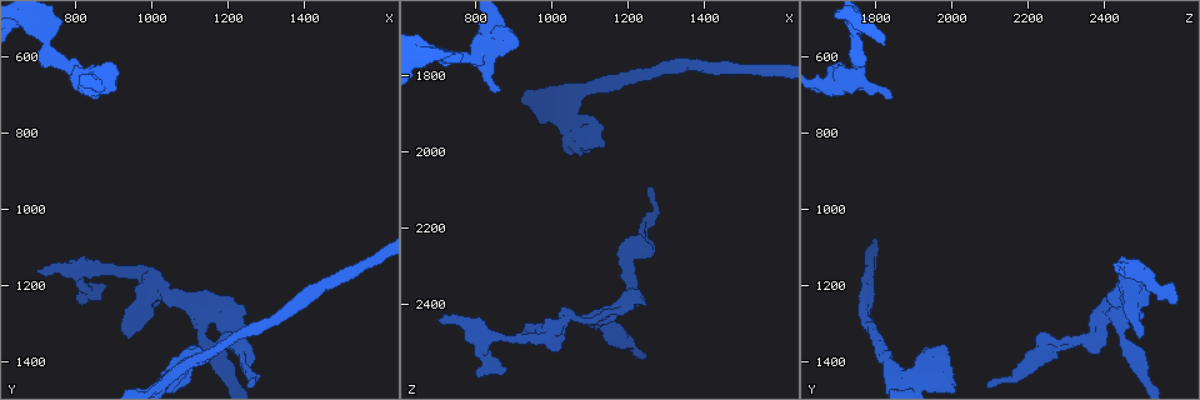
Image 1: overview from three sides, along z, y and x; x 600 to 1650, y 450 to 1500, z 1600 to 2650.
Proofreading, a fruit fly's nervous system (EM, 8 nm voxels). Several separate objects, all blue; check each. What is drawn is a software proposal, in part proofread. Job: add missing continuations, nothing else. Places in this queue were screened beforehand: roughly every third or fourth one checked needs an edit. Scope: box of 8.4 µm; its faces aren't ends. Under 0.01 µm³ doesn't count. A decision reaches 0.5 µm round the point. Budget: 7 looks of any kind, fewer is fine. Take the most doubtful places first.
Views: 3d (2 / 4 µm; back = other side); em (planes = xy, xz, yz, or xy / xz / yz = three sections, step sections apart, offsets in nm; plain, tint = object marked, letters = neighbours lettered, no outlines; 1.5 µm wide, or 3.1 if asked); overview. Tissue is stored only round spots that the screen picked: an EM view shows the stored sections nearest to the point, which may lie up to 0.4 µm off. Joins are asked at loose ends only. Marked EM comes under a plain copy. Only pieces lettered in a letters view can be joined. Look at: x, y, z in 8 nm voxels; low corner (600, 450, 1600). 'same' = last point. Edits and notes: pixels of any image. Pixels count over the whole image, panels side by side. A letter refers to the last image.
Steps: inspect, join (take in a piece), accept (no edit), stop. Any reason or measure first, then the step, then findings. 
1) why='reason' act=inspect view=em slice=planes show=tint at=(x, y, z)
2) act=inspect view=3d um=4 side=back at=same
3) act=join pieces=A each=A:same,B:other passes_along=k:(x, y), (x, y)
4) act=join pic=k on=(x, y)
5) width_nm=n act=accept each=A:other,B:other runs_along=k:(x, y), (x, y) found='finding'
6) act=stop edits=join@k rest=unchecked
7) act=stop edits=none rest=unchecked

why='an open end' act=inspect view=3d um=4 at=(695, 1165, 2440)

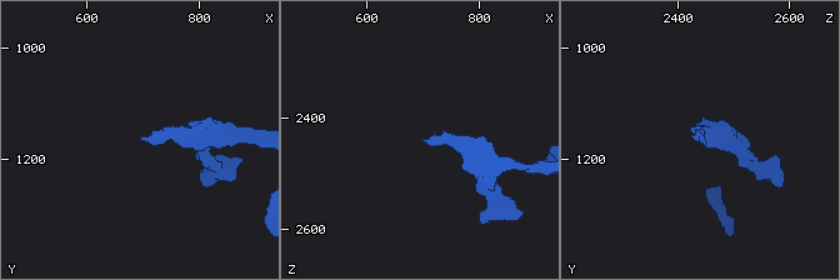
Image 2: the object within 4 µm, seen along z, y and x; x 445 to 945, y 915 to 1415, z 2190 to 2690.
why='shape alone is not enough' act=inspect view=em slice=planes show=tint at=(700, 1170, 2440)

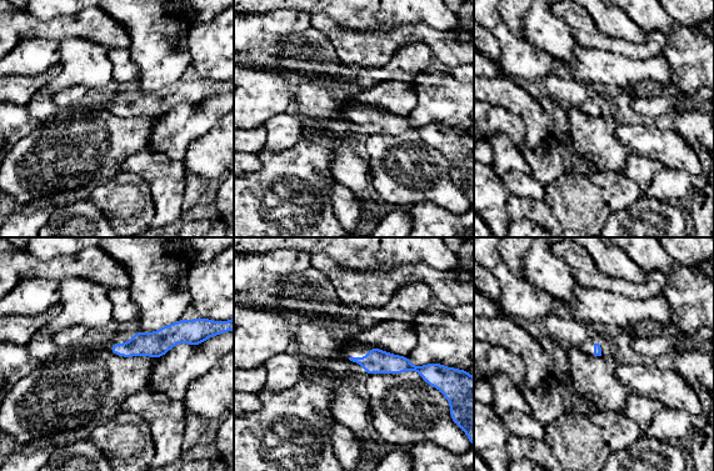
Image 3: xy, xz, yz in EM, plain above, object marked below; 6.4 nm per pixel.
why='see the neighbours' act=inspect view=em slice=planes show=letters at=same

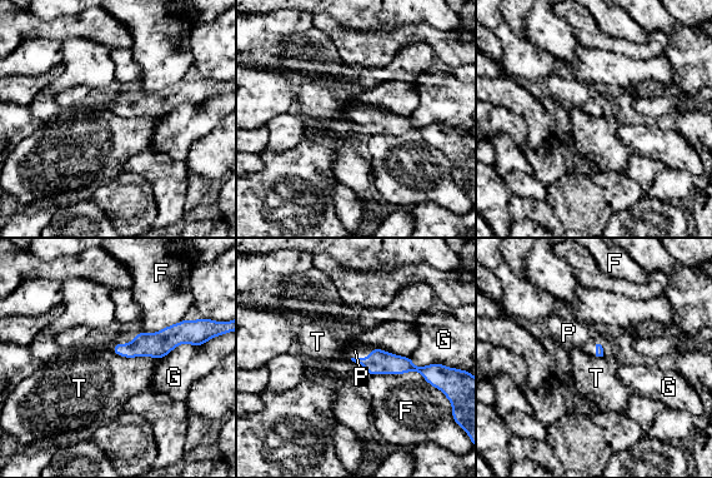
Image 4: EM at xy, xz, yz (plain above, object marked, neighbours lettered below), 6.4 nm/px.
act=join pic=4 on=(355, 350) each=F:other,G:other,P:same,T:other passes_along=4:(379, 362), (362, 358), (355, 350) found='the cell continues'

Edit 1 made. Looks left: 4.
why='free end' act=inspect view=3d um=2 at=(860, 695, 1840)

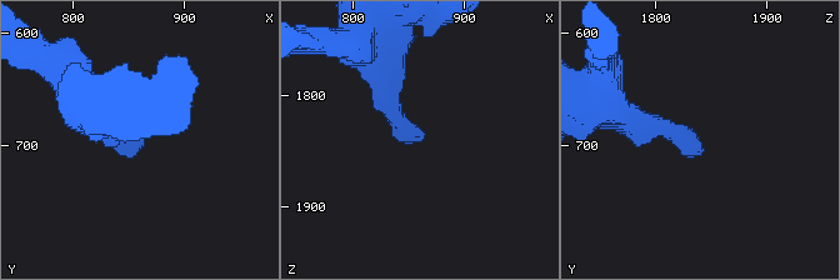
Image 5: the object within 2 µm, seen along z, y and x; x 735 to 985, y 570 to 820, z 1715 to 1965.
why='shape alone is not enough' act=inspect view=em slice=planes show=letters at=(860, 696, 1836)

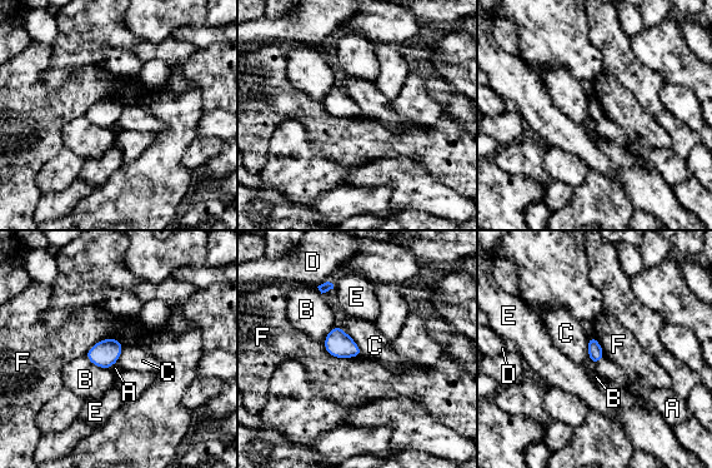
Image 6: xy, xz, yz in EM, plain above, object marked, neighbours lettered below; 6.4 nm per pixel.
act=accept each=A:other,B:other,C:other,D:other,E:other,F:other border=6:(344, 330), (359, 347), (361, 356) found='no lettered piece goes on from it'

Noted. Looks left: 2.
why='an open end' act=inspect view=em slice=xz step=4 show=letters at=(930, 1330, 2485)

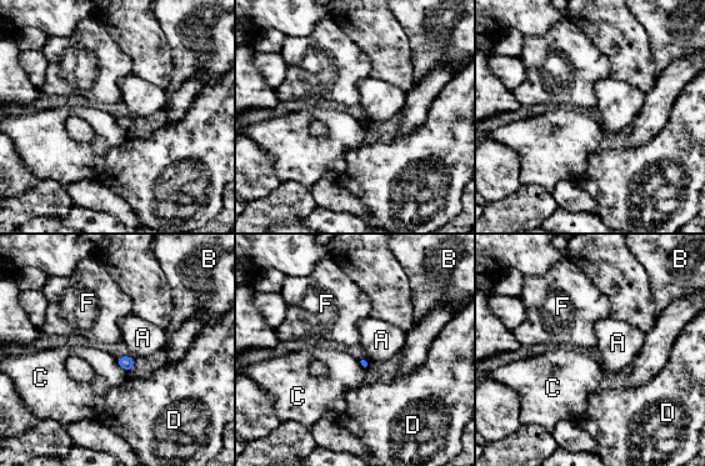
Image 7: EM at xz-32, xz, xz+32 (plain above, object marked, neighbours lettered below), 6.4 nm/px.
act=accept each=A:other,B:other,C:other,D:other,F:other border=7:(114, 357), (126, 372) found='none of them fits'

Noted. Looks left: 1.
act=stop edits=join@4 rest=unchecked

